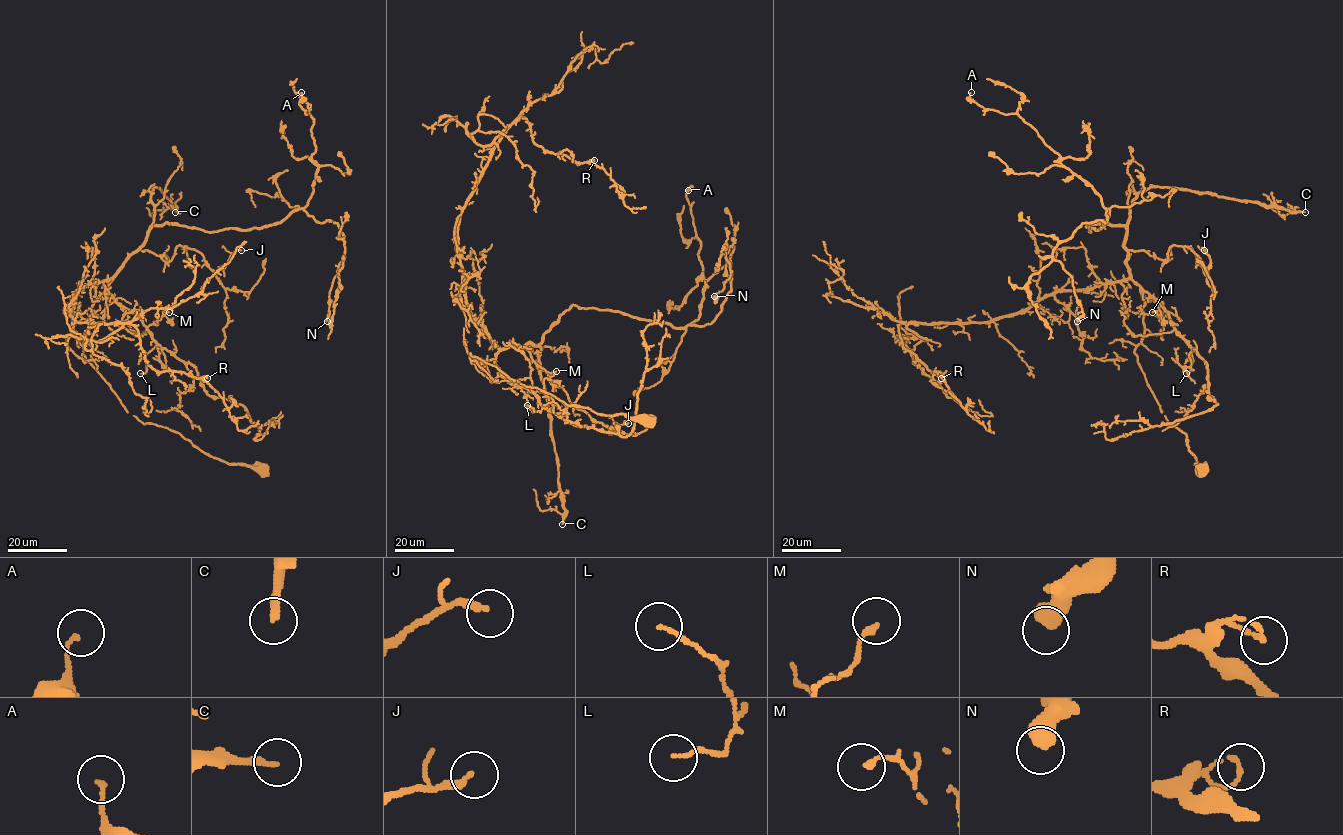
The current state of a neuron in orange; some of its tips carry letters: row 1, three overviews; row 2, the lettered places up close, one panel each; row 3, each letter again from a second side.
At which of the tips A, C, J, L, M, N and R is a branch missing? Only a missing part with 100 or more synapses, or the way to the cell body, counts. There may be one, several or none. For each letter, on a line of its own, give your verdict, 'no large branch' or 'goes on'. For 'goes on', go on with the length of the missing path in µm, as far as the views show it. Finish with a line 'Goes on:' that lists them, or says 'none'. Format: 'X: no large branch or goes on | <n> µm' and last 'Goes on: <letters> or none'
A: no large branch
C: goes on | 170 µm
J: no large branch
L: no large branch
M: no large branch
N: no large branch
R: no large branch
Goes on: C

